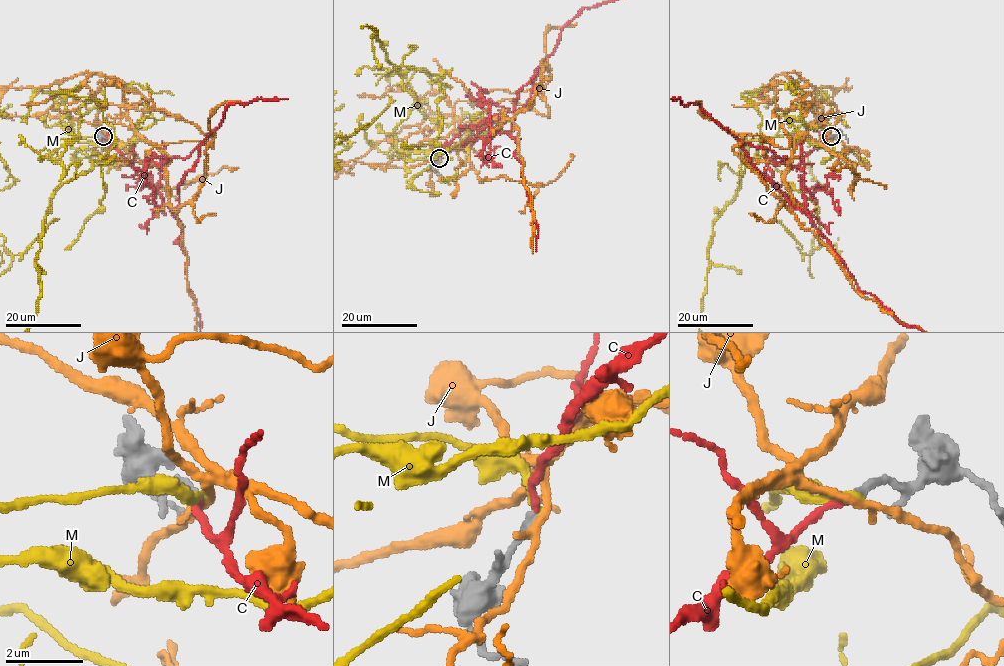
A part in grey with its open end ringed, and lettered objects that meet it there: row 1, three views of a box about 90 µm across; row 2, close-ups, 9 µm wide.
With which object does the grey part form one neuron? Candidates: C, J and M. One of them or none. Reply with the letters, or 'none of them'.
C

